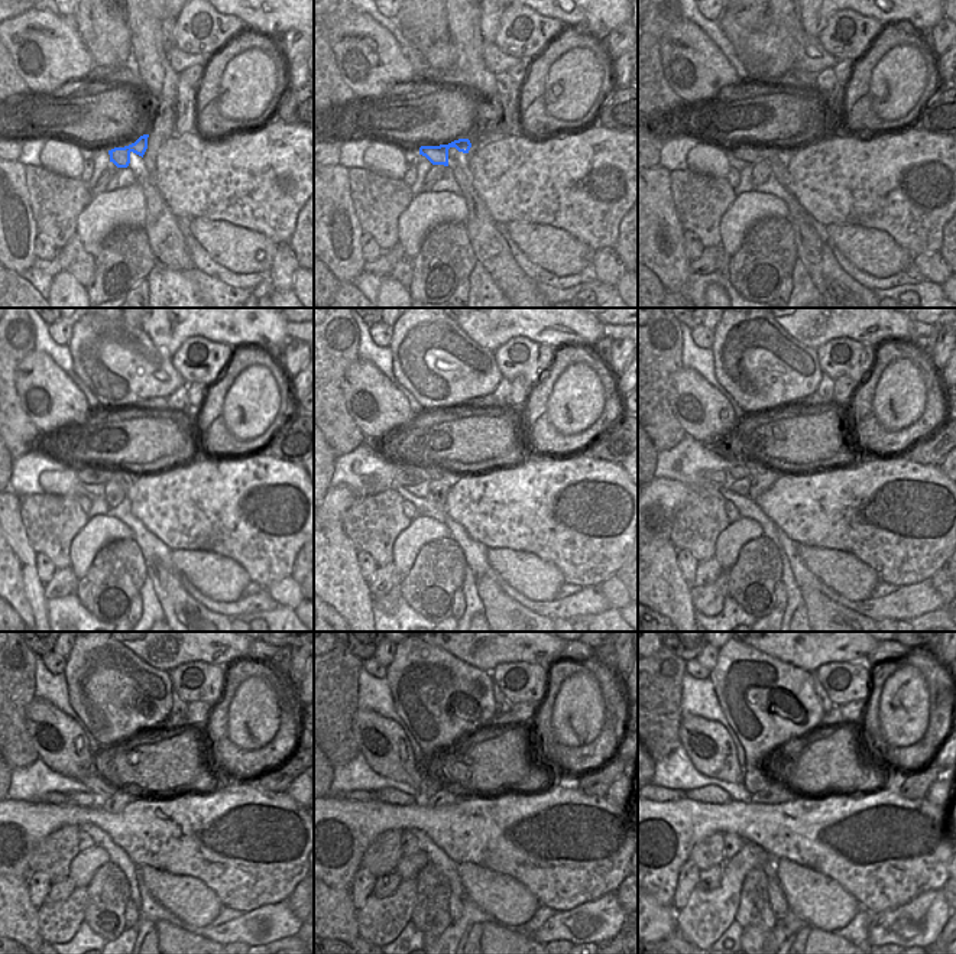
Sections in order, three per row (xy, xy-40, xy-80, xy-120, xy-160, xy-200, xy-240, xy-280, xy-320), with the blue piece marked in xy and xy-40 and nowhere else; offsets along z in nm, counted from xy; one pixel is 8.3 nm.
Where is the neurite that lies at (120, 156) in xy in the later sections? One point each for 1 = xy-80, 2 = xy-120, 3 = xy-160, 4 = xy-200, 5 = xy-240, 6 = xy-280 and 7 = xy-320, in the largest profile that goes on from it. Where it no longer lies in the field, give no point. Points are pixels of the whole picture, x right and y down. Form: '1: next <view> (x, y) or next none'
1: next xy-80 (751, 153)
2: next xy-120 (88, 474)
3: next xy-160 (411, 474)
4: next xy-200 (723, 477)
5: next xy-240 (77, 798)
6: next xy-280 (388, 795)
7: next xy-320 (715, 795)

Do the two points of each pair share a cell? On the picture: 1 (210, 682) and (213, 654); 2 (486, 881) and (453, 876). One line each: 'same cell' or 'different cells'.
1: different cells
2: different cells

